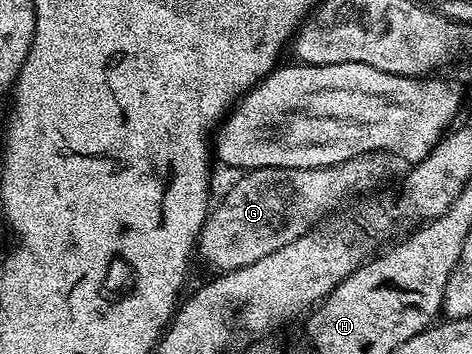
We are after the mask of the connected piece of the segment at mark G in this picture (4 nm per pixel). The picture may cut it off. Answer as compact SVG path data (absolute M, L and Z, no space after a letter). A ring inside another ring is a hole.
M368 154L324 168L252 168L244 171L240 175L243 177L224 194L223 201L208 211L197 241L198 259L200 256L209 267L216 268L216 273L222 274L249 266L257 262L257 258L281 250L281 246L289 246L289 242L310 232L323 220L322 216L341 207L350 196L359 196L377 187L387 176L387 160L383 154Z

